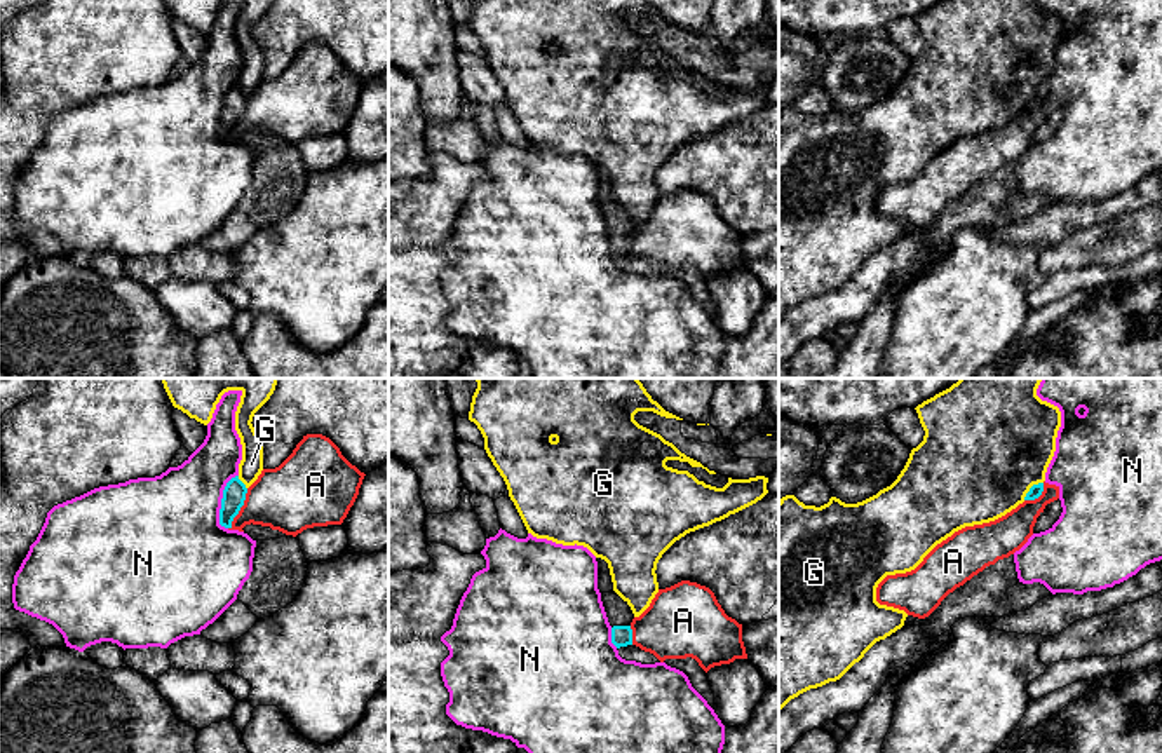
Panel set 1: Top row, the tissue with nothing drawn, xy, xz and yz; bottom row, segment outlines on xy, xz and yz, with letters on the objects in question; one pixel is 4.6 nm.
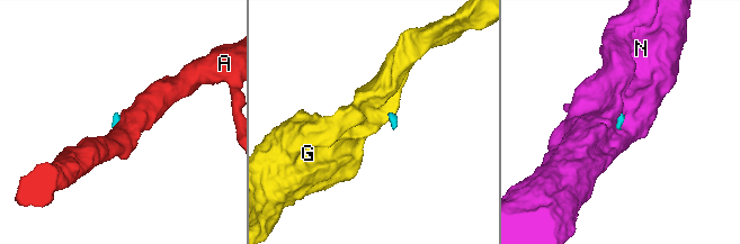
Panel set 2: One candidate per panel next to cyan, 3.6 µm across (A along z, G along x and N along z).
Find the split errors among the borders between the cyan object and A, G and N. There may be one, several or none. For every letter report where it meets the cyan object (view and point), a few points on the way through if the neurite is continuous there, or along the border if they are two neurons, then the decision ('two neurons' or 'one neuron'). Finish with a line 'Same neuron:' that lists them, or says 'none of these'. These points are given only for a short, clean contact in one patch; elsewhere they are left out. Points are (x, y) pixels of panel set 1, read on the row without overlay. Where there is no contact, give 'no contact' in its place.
A: contact xy (239, 119); border xy (248, 98), (244, 114), (229, 138); two neurons
G: contact yz (1030, 98); border yz (1042, 91), (1035, 93), (1023, 108); two neurons
N: contact xy (222, 110); border xy (237, 84), (223, 100), (220, 133), (225, 138); two neurons
Same neuron: none of these

